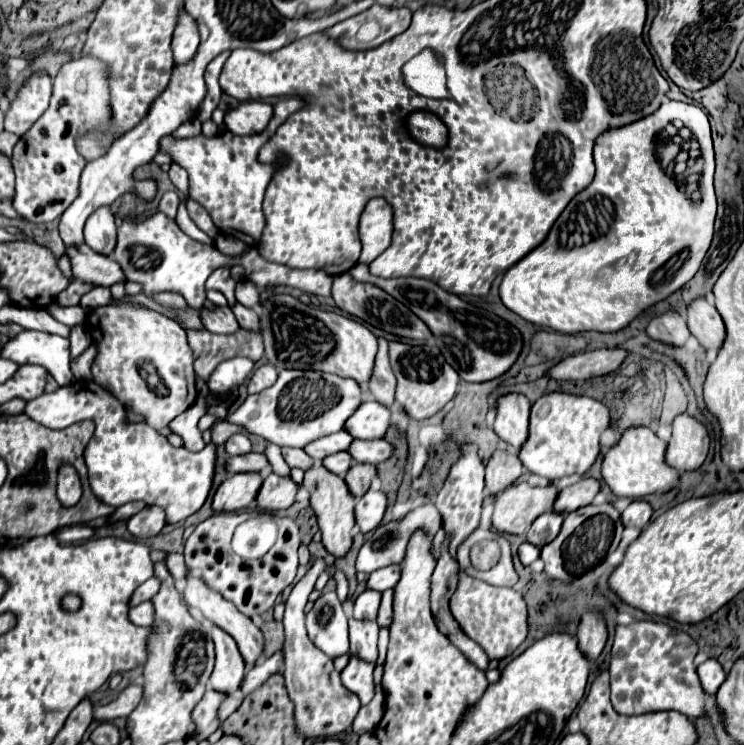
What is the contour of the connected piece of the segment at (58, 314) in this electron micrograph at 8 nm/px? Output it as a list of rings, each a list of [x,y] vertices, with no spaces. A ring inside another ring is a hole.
[[[52,303],[48,307],[48,313],[54,319],[58,319],[60,323],[82,323],[84,315],[86,315],[86,311],[80,305],[76,305],[76,307],[60,307],[56,303]]]

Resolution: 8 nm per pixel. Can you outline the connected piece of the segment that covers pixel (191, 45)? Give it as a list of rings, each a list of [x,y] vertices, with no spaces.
[[[186,11],[178,13],[178,19],[180,21],[176,21],[176,29],[172,37],[172,51],[174,51],[174,61],[184,63],[194,57],[200,43],[200,35],[196,21]]]

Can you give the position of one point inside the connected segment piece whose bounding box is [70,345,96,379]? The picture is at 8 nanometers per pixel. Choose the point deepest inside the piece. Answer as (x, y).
(80, 367)

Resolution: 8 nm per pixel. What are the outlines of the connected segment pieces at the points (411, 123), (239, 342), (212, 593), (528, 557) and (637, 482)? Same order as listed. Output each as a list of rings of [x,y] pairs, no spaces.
[[[416,111],[408,117],[408,131],[410,135],[428,147],[444,147],[448,139],[448,129],[446,125],[432,113]]]
[[[188,331],[188,341],[194,351],[194,367],[202,381],[208,381],[210,373],[224,359],[244,355],[258,361],[264,353],[264,343],[258,333],[236,331],[236,335],[214,335],[210,331]]]
[[[190,573],[186,575],[186,589],[184,589],[184,601],[190,605],[190,607],[196,607],[210,623],[218,625],[222,631],[226,631],[238,645],[244,661],[250,665],[254,663],[260,655],[262,655],[262,647],[264,647],[264,637],[262,637],[262,631],[252,623],[252,619],[248,619],[246,615],[242,615],[236,605],[228,599],[224,599],[216,589],[208,587],[200,577],[192,577]]]
[[[522,543],[520,549],[518,549],[518,555],[520,555],[522,565],[530,565],[530,563],[534,563],[540,557],[540,549],[532,547],[530,543]]]
[[[632,427],[628,429],[618,445],[614,445],[602,463],[602,477],[618,497],[642,499],[652,493],[668,493],[680,481],[680,471],[666,463],[666,447],[668,443],[662,441],[652,429],[648,427]]]

